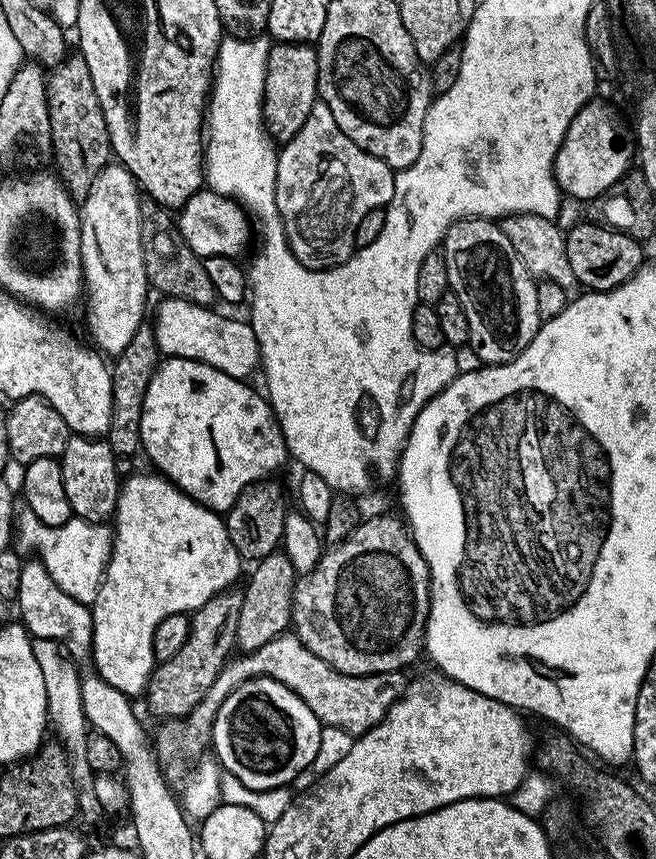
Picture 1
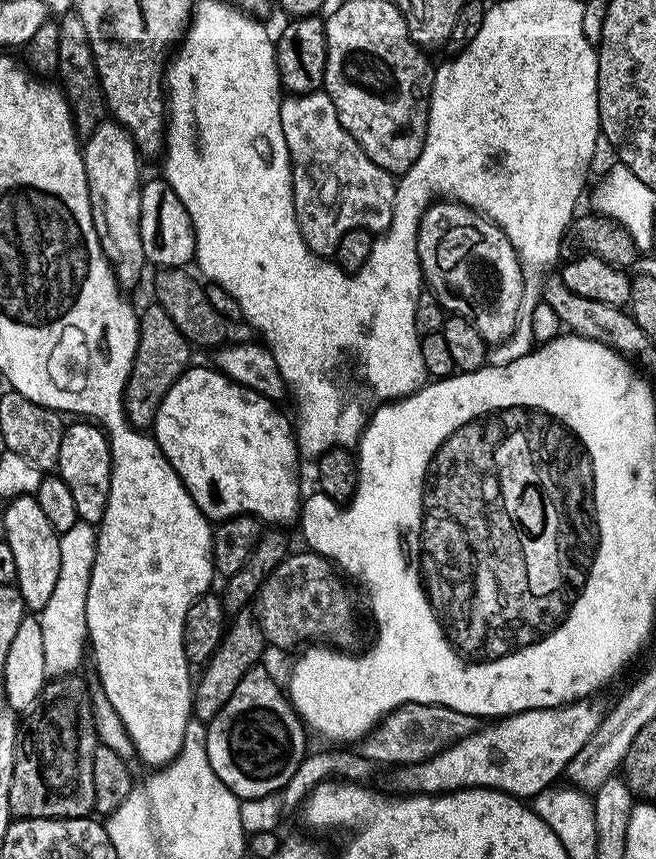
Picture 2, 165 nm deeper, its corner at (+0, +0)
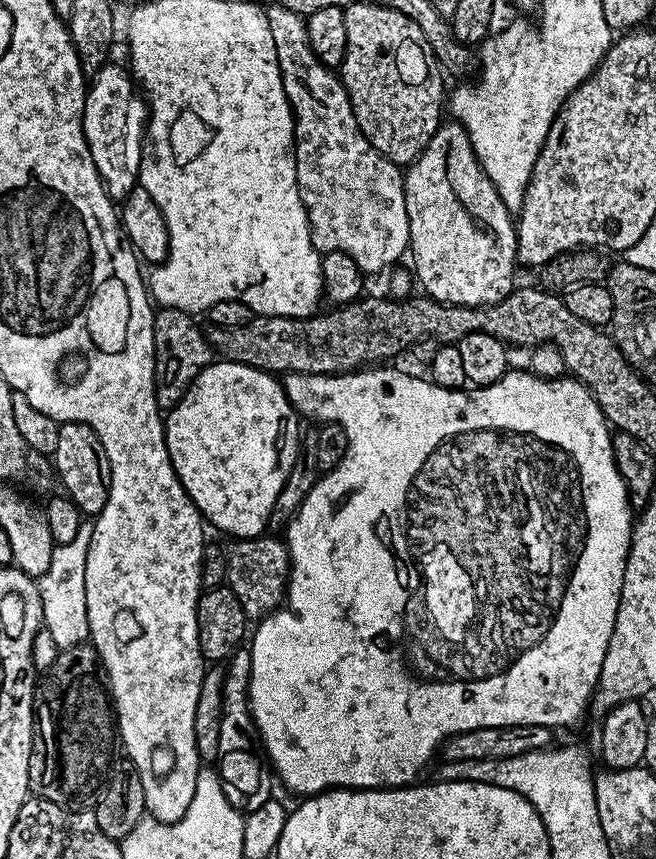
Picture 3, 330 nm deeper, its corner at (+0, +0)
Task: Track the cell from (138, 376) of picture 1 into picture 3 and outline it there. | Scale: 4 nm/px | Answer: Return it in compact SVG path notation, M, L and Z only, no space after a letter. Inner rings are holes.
M160 308L153 315L154 358L156 359L156 401L161 410L171 410L184 397L198 374L213 363L214 353L205 329L195 324L193 313L177 308Z

